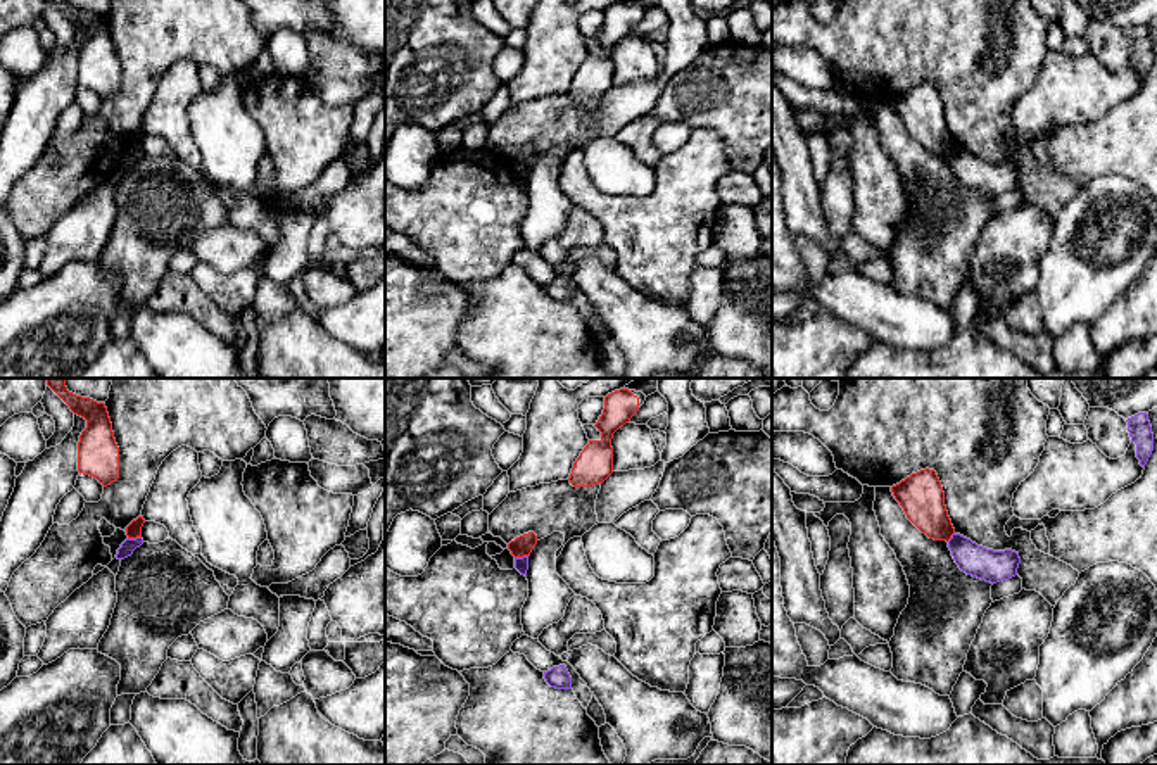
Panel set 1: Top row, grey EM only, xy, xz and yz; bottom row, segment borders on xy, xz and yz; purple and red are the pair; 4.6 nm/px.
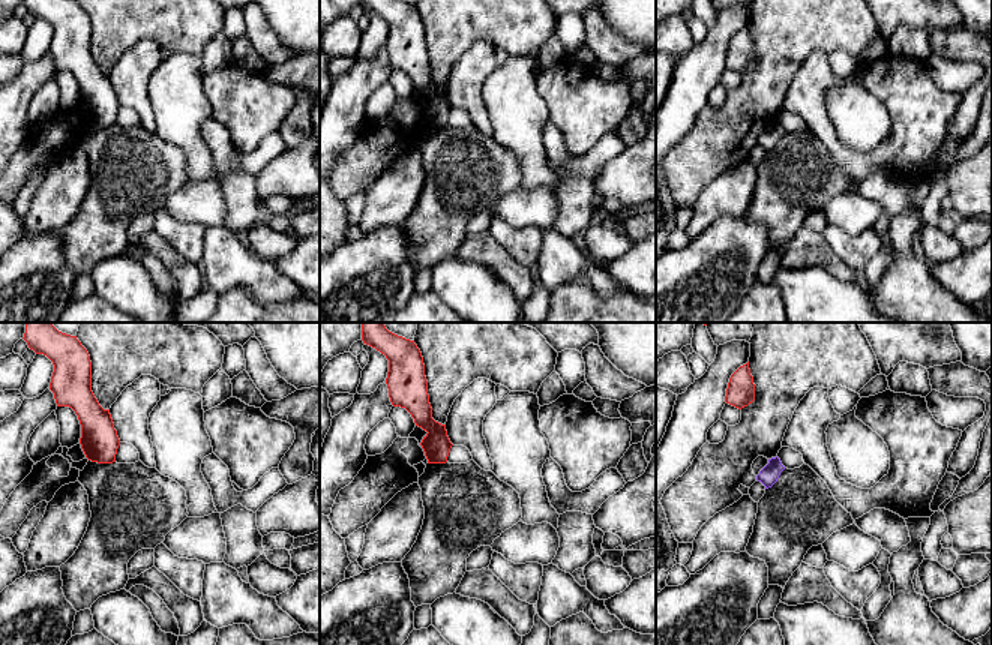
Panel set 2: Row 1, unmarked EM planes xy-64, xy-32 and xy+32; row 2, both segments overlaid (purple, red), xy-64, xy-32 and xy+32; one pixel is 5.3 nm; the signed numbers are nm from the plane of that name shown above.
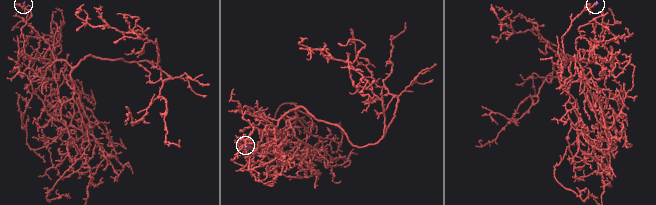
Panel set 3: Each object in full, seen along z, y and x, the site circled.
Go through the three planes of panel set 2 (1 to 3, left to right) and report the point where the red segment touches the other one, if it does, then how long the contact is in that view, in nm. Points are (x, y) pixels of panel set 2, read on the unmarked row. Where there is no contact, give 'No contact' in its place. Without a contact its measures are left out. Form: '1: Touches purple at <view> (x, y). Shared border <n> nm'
1: No contact
2: No contact
3: No contact

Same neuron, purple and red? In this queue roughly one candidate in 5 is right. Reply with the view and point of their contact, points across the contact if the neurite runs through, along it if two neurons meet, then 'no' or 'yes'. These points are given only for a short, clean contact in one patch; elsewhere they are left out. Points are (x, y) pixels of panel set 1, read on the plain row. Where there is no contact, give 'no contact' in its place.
xy (133, 152) | along xy (140, 149), (128, 152) | no

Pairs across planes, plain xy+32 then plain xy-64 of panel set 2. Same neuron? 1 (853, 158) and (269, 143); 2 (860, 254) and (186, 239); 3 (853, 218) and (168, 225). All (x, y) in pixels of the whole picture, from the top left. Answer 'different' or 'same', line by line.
1: different
2: same
3: different

